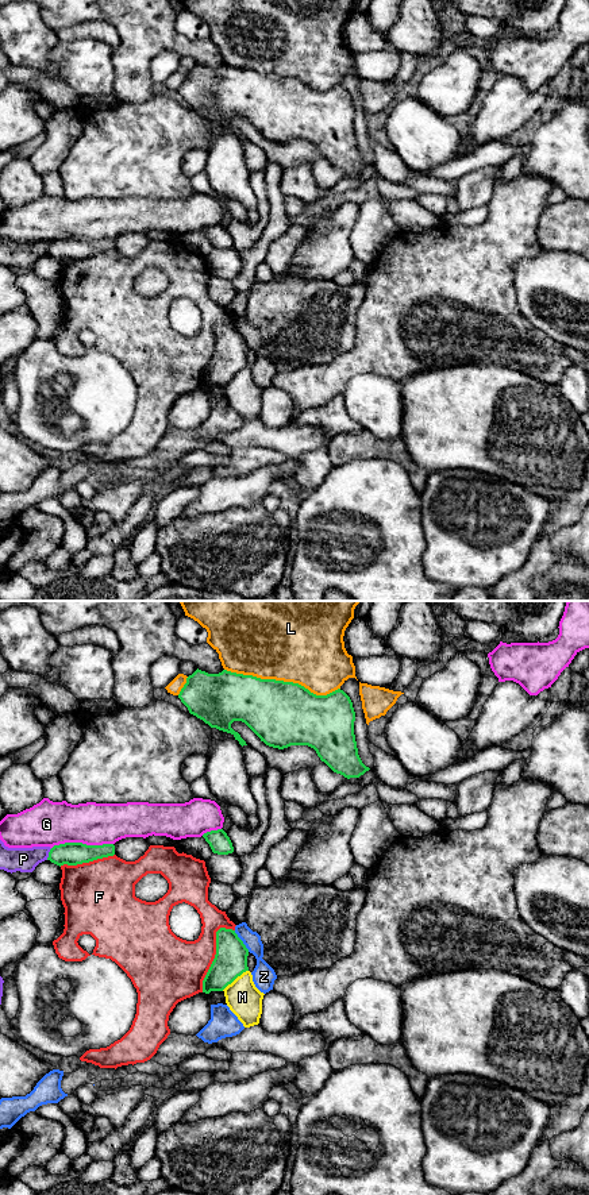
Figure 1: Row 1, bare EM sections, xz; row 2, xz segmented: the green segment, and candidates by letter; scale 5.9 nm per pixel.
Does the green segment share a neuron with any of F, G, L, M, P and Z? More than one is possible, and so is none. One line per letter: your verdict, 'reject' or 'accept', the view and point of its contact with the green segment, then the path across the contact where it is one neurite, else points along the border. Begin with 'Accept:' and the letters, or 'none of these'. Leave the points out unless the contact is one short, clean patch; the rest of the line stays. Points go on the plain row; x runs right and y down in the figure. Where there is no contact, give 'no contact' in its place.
Accept: none of these
F: reject; contact xz (215, 350)
G: reject; contact xz (81, 238)
L: reject; contact xz (283, 76)
M: reject; contact xz (234, 374)
P: reject; contact xz (49, 249)
Z: reject; contact xz (242, 336)

